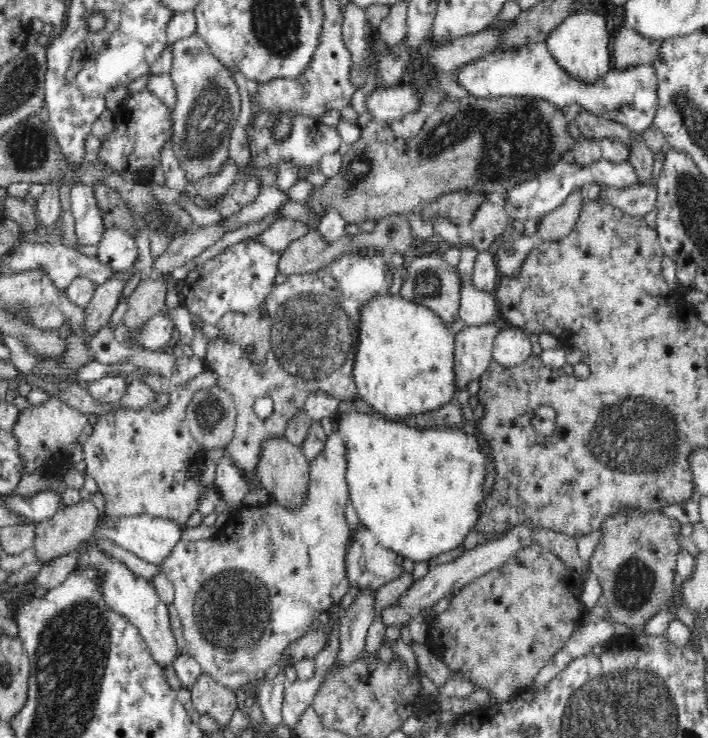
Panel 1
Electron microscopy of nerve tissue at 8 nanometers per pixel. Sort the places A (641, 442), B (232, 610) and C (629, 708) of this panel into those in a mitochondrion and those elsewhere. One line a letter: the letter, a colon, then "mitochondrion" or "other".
A: mitochondrion
B: mitochondrion
C: mitochondrion

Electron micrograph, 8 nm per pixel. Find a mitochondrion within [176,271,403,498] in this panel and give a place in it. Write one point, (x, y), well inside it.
(309, 337)

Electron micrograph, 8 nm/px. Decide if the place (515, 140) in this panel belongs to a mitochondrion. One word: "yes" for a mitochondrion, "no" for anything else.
yes

